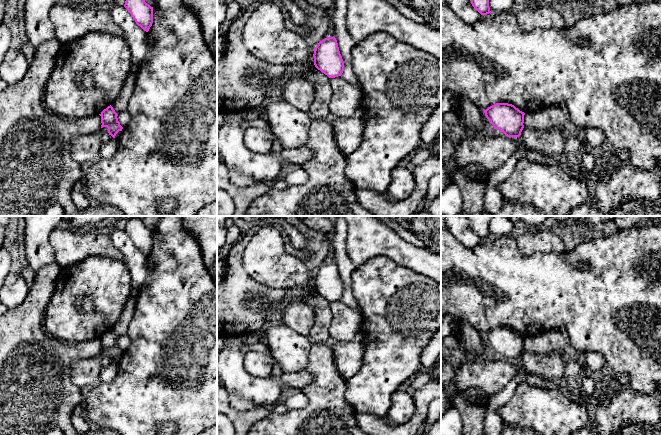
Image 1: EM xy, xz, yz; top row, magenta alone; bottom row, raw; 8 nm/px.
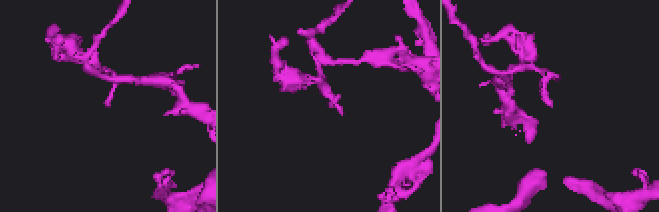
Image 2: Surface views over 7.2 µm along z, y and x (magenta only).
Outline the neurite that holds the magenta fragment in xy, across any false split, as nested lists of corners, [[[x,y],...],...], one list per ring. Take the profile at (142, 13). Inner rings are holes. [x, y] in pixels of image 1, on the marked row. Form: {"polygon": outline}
{"polygon": [[[126,0],[124,7],[136,24],[148,32],[153,23],[153,7],[147,4],[145,0]]]}

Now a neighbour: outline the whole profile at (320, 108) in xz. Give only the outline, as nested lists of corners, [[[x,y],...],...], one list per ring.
[[[316,67],[311,68],[305,74],[315,88],[315,100],[311,108],[313,120],[321,120],[329,113],[331,101],[330,78],[318,70]]]

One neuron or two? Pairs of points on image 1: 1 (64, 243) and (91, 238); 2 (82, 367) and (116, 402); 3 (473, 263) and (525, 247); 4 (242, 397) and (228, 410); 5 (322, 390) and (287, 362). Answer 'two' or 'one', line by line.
1: one
2: two
3: two
4: two
5: two

